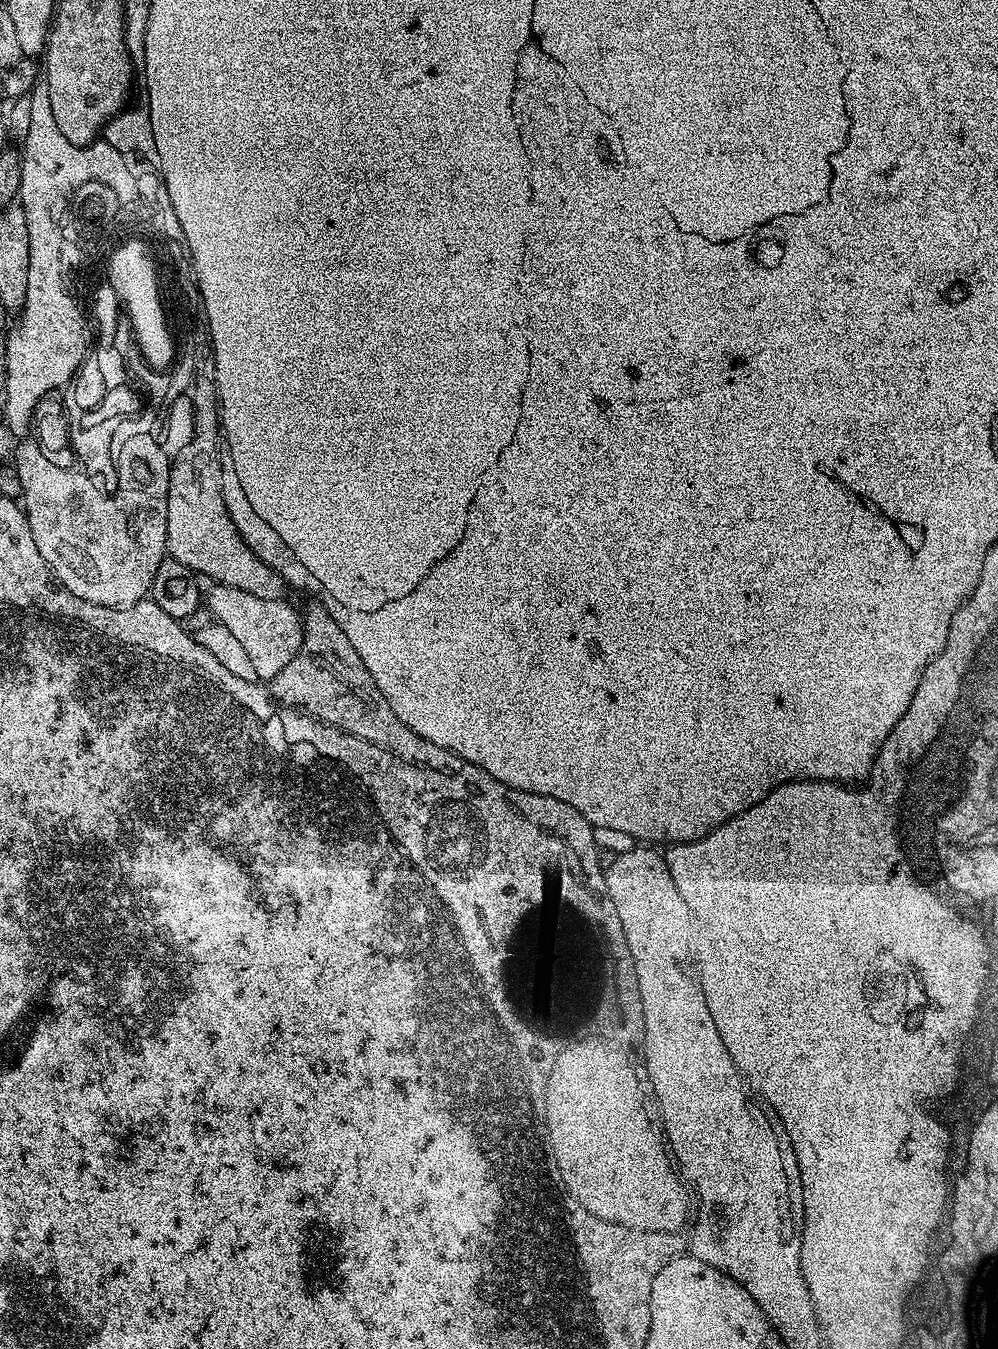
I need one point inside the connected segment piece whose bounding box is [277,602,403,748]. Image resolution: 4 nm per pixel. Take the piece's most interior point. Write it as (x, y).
(319, 680)

